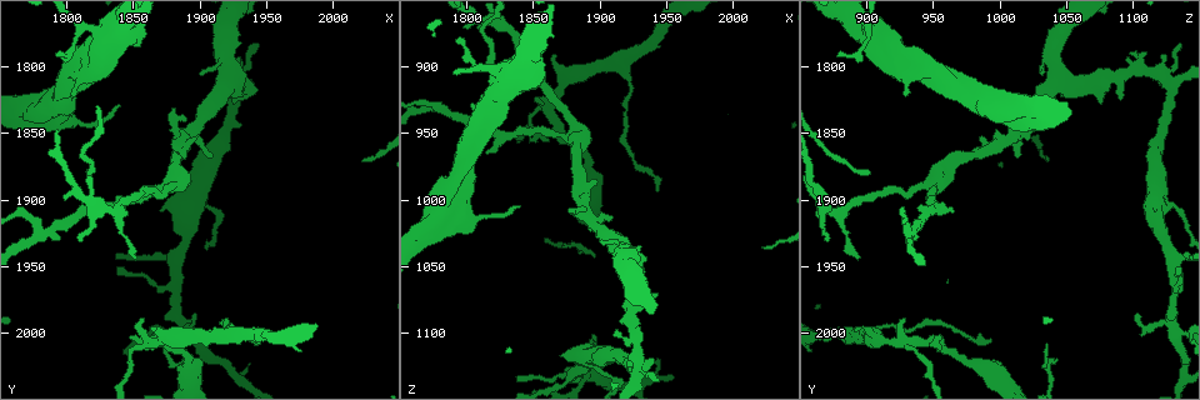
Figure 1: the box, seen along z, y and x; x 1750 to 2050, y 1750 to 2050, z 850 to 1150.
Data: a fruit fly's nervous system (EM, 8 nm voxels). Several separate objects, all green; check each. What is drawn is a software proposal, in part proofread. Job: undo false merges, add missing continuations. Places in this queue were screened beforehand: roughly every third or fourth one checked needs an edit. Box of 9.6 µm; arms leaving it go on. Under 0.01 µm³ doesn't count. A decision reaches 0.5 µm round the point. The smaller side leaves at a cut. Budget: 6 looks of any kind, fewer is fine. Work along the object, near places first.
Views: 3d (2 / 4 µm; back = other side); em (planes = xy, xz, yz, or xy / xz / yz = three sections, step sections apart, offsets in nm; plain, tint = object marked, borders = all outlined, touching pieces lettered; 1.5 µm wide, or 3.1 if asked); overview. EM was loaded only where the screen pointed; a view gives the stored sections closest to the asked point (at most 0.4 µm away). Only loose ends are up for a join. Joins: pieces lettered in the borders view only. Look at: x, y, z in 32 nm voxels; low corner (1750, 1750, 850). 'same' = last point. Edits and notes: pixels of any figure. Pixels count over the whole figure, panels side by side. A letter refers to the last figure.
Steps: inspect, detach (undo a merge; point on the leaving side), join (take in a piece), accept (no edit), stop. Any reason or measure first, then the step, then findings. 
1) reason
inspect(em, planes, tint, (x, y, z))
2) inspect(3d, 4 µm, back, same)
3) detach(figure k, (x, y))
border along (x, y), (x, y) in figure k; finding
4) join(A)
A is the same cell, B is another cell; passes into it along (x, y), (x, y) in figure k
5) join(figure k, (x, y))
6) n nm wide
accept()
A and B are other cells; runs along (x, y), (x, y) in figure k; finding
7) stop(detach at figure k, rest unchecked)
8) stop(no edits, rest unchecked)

thin end
inspect(em, xy, step 8, tint, (1840, 1830, 1006))

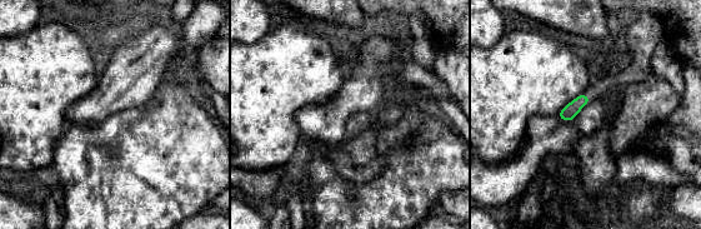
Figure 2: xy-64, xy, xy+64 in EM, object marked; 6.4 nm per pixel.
inspect(em, planes, borders, same)

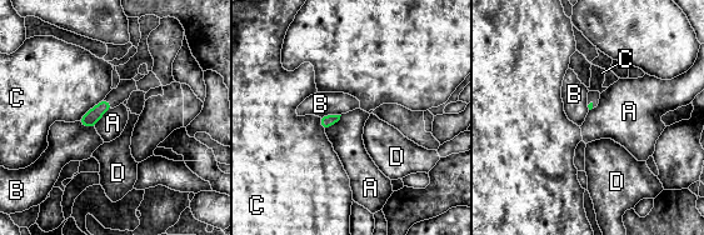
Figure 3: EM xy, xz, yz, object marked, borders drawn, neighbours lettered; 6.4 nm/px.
accept()
A, B, C and D are other cells; no lettered piece goes on from it

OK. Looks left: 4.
an open end
inspect(3d, 4 µm, (1910, 1790, 1102))

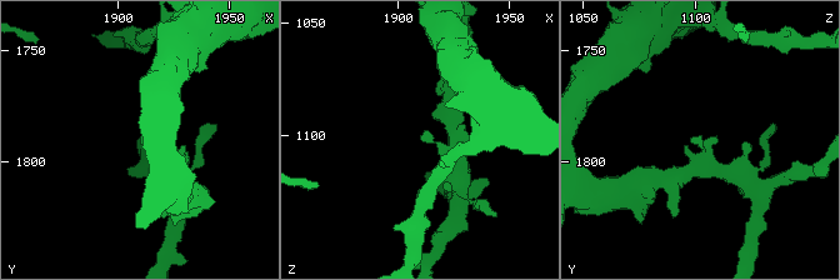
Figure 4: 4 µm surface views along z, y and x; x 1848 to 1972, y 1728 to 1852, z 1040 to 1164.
need the tissue
inspect(em, planes, tint, (1909, 1790, 1100))

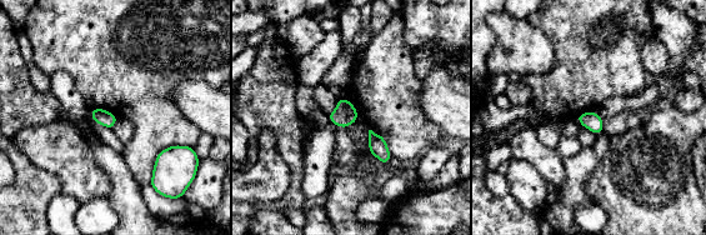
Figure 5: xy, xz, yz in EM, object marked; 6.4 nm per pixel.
inspect(em, planes, borders, same)

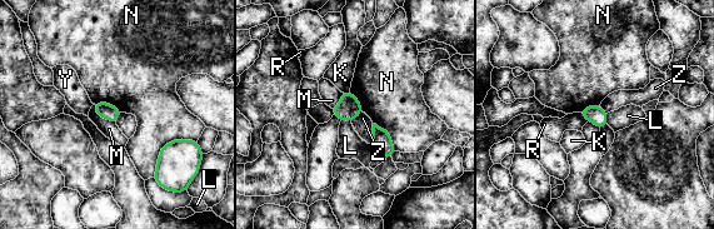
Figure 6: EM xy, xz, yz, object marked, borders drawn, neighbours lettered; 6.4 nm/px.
N touches over 240 nm
accept()
K, L, M, N, R, Y and Z are other cells; border along (93, 105), (99, 115), (115, 123) in figure 6; none of them fits

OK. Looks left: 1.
stop(no edits, rest unchecked)

